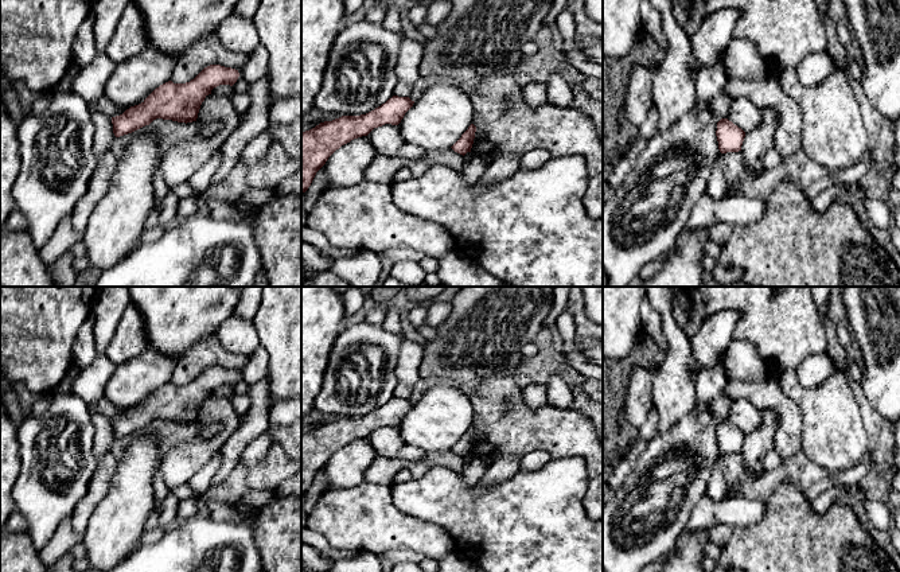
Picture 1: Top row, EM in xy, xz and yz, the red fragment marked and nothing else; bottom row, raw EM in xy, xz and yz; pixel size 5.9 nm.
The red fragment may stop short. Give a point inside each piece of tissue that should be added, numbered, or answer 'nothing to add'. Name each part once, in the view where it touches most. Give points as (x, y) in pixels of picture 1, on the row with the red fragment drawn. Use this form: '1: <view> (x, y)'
nothing to add

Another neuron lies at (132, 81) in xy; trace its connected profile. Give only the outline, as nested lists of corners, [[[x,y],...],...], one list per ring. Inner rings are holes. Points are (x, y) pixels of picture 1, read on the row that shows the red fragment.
[[[147,47],[137,55],[116,65],[104,96],[122,109],[135,106],[156,87],[171,81],[176,61],[176,57],[167,57]]]

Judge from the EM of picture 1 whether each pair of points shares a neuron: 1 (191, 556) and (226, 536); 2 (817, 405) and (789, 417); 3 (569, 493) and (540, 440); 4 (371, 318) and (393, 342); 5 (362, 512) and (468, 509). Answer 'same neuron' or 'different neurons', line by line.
1: same neuron
2: different neurons
3: different neurons
4: different neurons
5: different neurons

